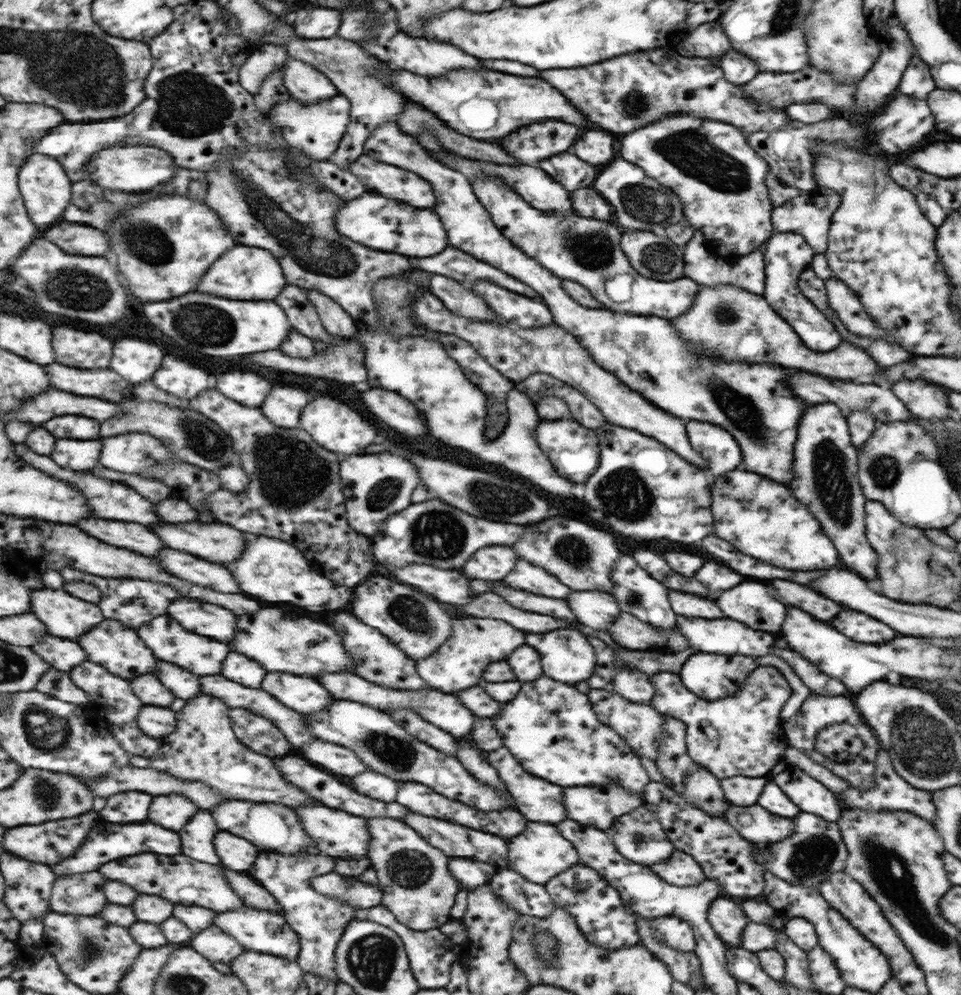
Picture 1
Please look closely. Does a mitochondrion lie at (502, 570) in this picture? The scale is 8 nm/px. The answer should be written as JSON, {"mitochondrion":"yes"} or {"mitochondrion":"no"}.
{"mitochondrion":"no"}

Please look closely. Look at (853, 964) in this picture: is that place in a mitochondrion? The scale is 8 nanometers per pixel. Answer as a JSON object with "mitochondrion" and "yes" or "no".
{"mitochondrion":"yes"}

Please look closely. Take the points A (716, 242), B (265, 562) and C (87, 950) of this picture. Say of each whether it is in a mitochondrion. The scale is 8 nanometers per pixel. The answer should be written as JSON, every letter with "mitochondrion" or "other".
{"A":"other","B":"mitochondrion","C":"mitochondrion"}

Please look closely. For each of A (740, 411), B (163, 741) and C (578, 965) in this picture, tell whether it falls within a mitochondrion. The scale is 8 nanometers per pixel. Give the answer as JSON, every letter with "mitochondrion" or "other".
{"A":"mitochondrion","B":"other","C":"other"}

